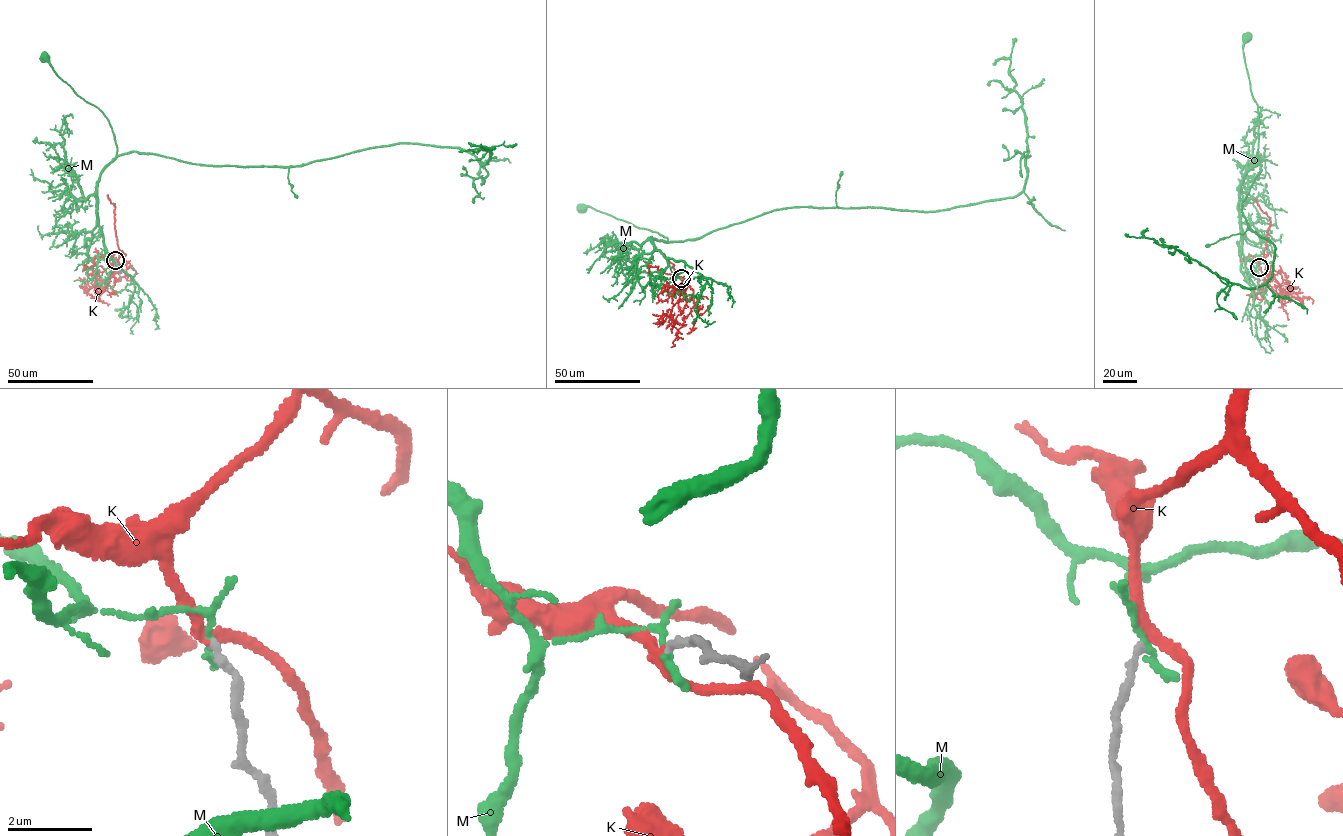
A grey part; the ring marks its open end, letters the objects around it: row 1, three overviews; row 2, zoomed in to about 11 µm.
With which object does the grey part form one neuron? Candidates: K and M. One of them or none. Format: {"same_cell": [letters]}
{"same_cell": ["K"]}

